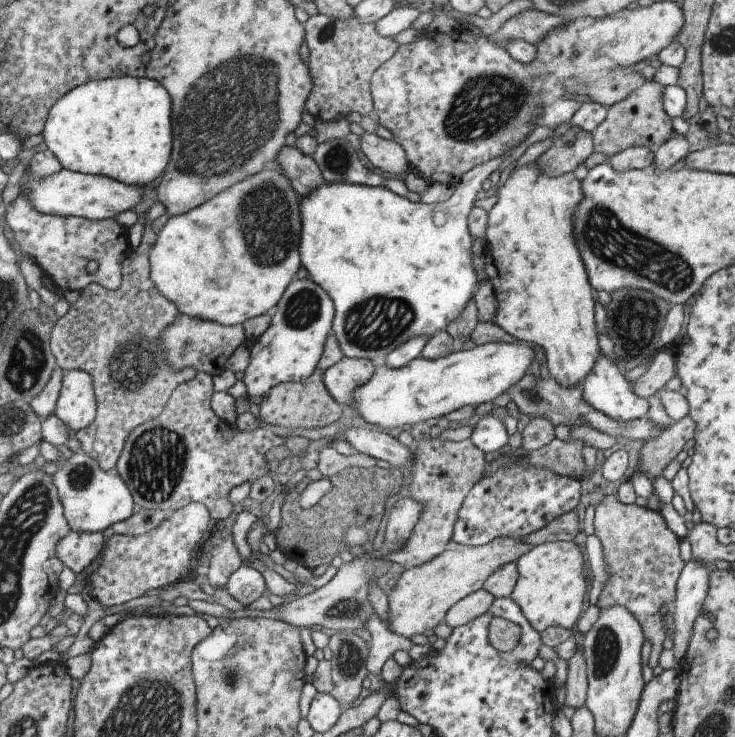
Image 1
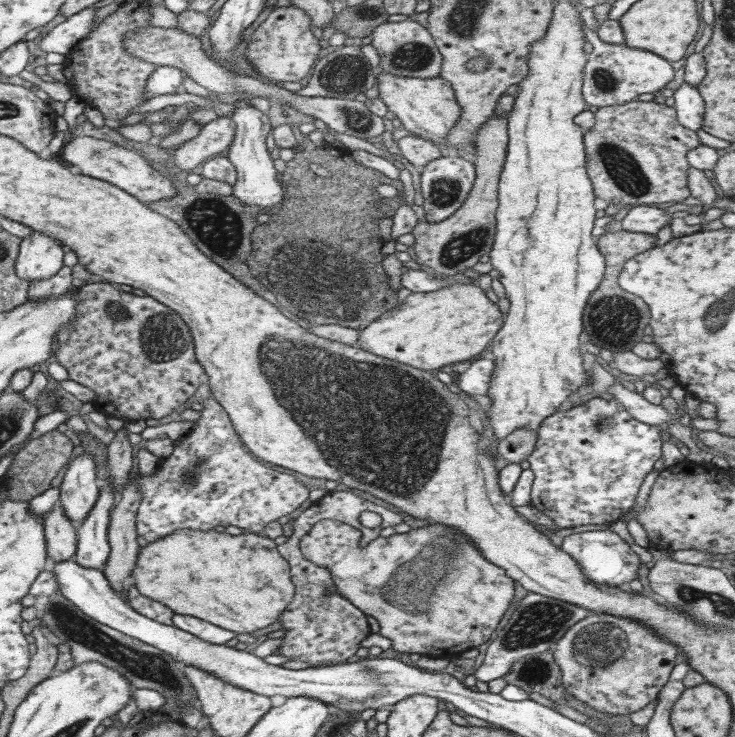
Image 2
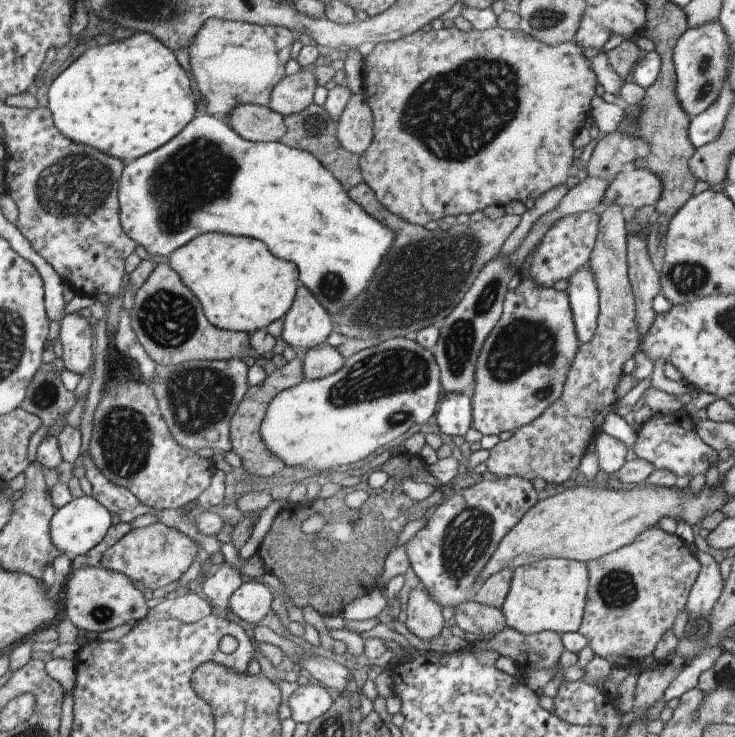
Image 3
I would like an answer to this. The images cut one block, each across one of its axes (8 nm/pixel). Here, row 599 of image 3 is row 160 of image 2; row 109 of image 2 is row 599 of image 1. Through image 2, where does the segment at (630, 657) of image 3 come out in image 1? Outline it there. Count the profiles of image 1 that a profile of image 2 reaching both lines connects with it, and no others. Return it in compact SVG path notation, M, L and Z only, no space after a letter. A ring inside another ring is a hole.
M618 494L605 495L595 508L594 534L600 539L602 544L602 554L607 564L607 572L611 575L598 597L596 607L598 610L610 608L610 606L625 606L634 614L634 618L642 624L644 628L644 638L651 643L651 652L648 659L648 666L652 669L659 665L659 658L666 638L664 628L664 615L661 614L661 606L665 604L672 606L676 598L677 580L680 578L682 569L685 566L682 556L680 556L681 540L667 526L666 521L659 511L648 507L639 507L636 503L631 505L622 504L618 500Z

